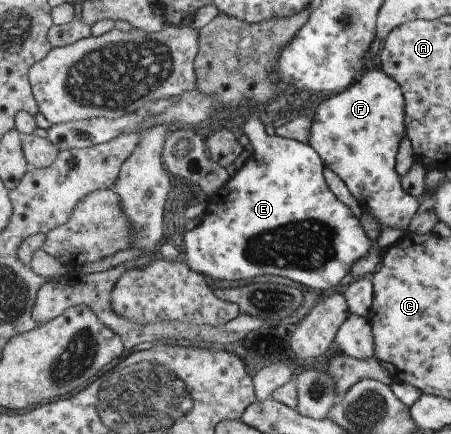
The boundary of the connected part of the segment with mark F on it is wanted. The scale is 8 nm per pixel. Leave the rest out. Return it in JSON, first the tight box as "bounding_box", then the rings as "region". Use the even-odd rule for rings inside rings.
{"bounding_box":[306,67,419,232],"region":[[[369,67],[351,86],[340,93],[329,95],[315,108],[306,143],[319,155],[324,168],[341,178],[347,190],[365,211],[370,212],[385,227],[400,228],[403,232],[418,207],[419,199],[413,198],[400,187],[395,172],[394,156],[399,139],[406,136],[404,100],[400,86],[381,69]]]}

